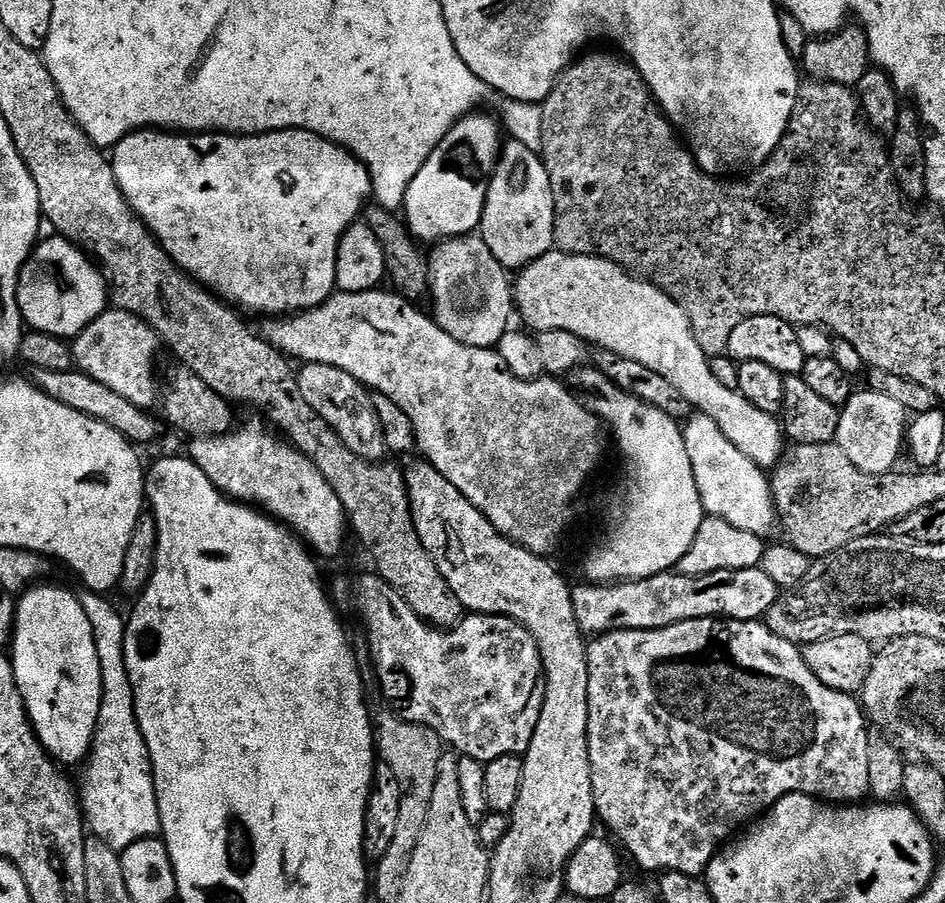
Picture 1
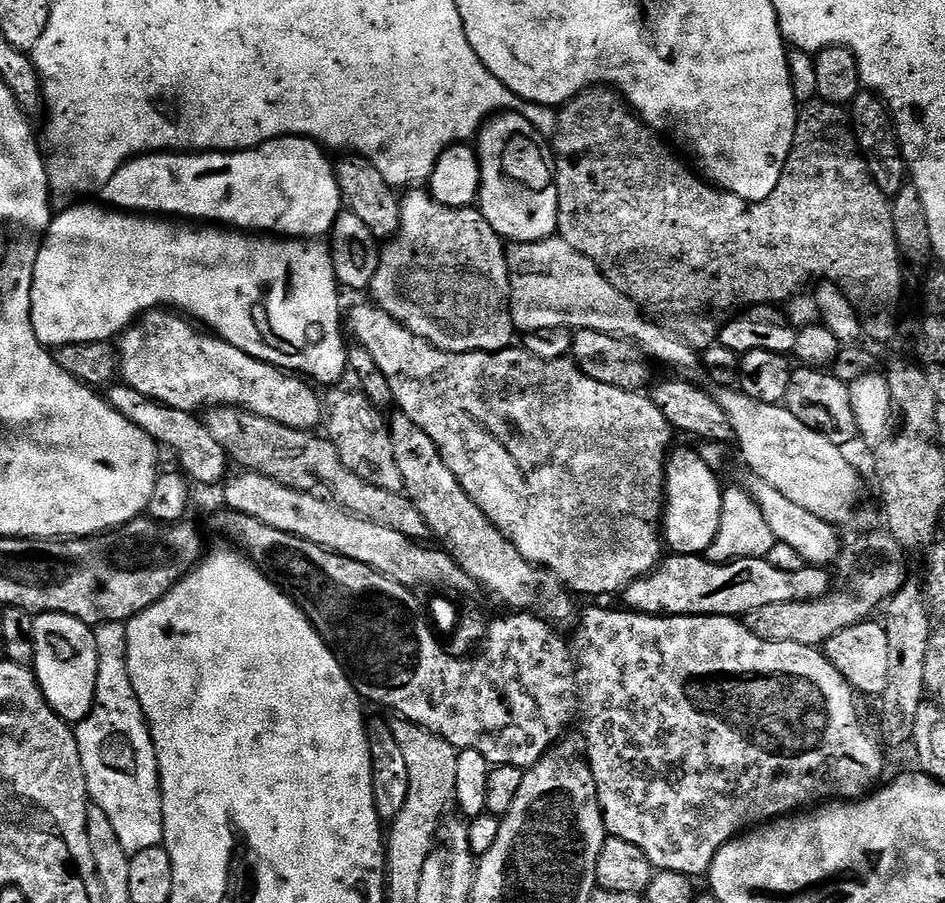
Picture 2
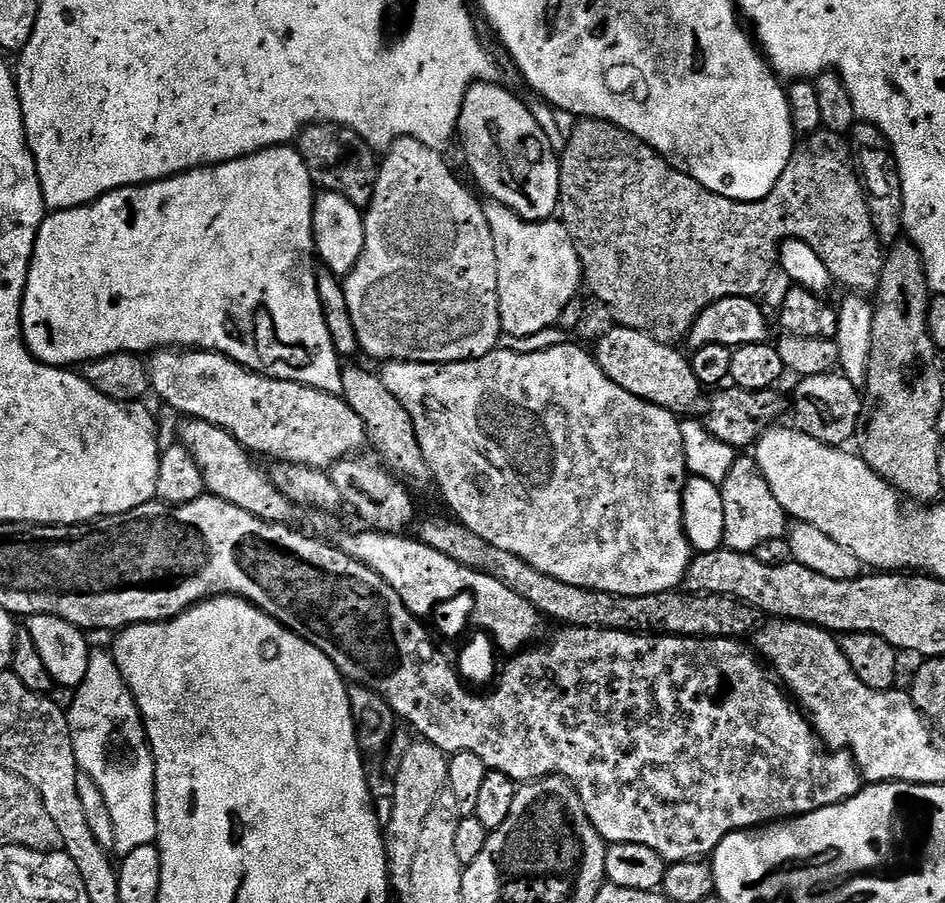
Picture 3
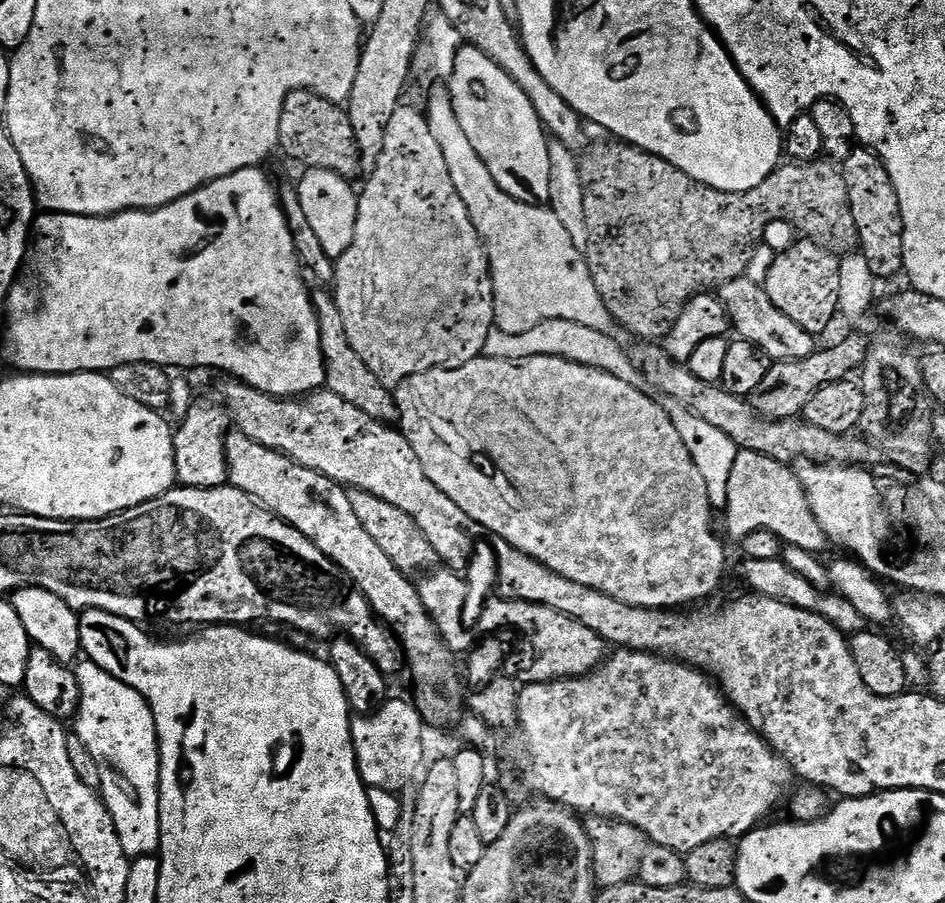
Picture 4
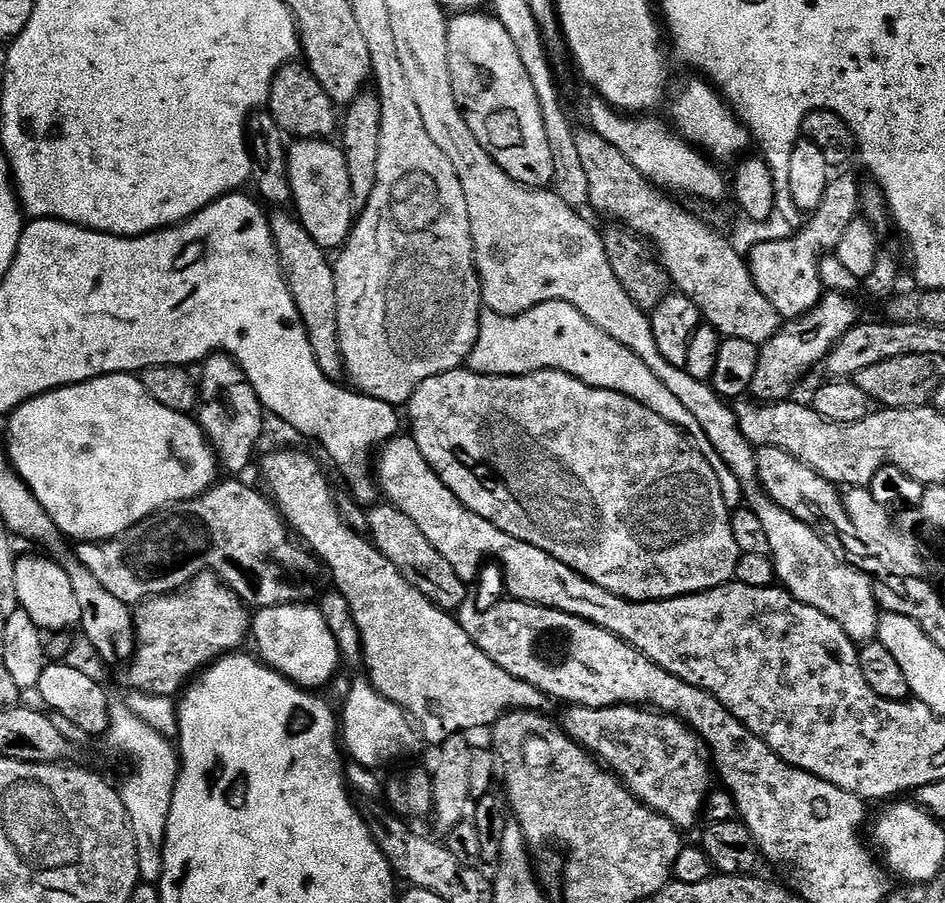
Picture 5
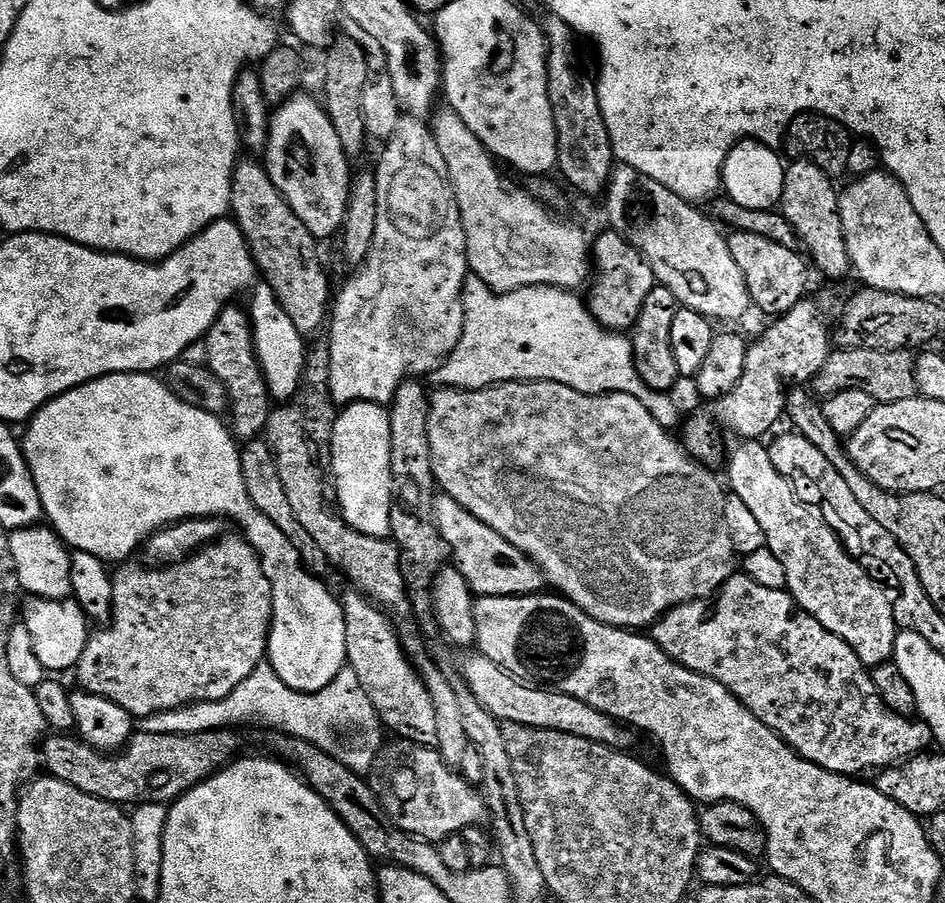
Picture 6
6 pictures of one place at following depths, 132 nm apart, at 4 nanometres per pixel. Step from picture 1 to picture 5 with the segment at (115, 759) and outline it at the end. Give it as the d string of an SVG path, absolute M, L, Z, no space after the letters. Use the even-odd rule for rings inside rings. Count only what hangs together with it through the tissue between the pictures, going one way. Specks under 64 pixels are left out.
M135 690L127 694L129 695L129 709L118 702L112 704L106 741L108 740L109 746L118 755L132 760L132 773L125 778L124 785L119 785L118 791L126 806L130 826L134 830L134 846L138 846L138 870L141 881L156 886L159 885L164 873L166 830L170 822L170 806L174 802L176 780L180 777L181 759L177 745L173 741L171 744L164 737L177 735L176 710L178 704L170 696L146 694Z

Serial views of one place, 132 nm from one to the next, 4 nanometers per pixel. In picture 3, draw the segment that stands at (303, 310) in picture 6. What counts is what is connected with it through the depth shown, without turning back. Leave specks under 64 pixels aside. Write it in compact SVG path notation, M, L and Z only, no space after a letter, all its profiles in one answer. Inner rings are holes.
M356 364L350 365L349 368L347 365L342 371L342 395L350 410L354 410L358 418L362 418L364 428L368 431L370 448L377 452L375 455L397 477L403 478L409 485L433 483L432 472L426 466L426 458L422 458L422 446L418 446L414 422L410 414L406 414L402 402L398 402L398 398L394 398L394 394L386 390L386 382L382 382L379 374L375 371L367 372Z

